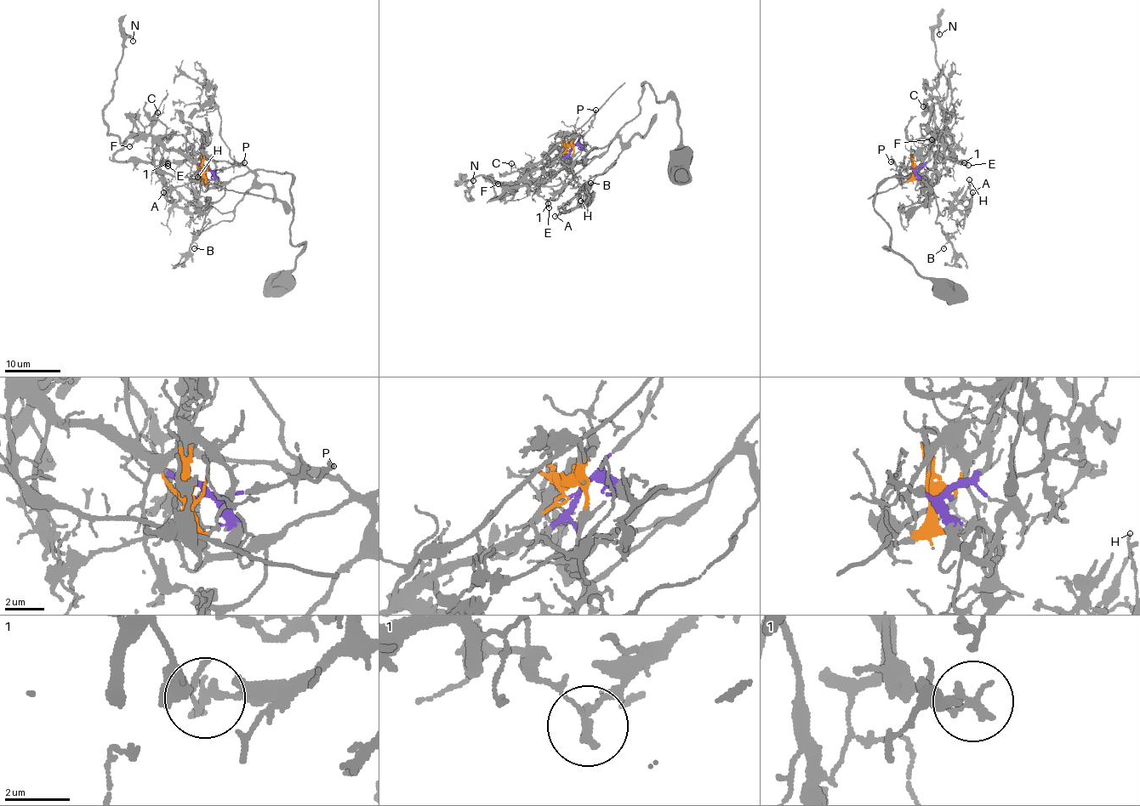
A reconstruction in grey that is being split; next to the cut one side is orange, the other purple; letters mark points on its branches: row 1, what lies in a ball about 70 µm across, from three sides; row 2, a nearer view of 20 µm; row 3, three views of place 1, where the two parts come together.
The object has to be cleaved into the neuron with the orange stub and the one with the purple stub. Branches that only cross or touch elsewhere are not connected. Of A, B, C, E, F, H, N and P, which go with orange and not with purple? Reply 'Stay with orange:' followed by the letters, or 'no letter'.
Stay with orange: A, B, E, H

